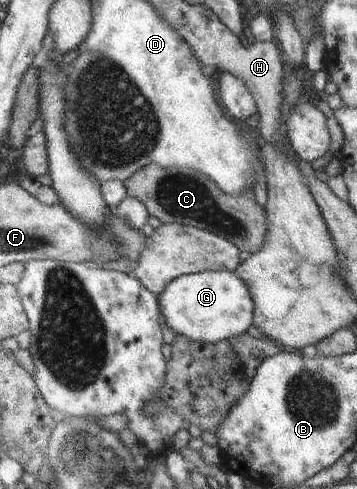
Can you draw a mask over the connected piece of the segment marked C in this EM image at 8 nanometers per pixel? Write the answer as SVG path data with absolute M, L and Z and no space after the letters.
M148 163L142 167L124 181L124 186L129 196L138 199L147 208L148 214L157 217L163 224L181 224L210 231L231 241L244 256L257 253L263 247L268 230L266 210L257 203L256 195L251 190L243 192L242 196L224 194L218 189L217 184L212 182L212 179L196 169L184 167L161 169L155 163Z

